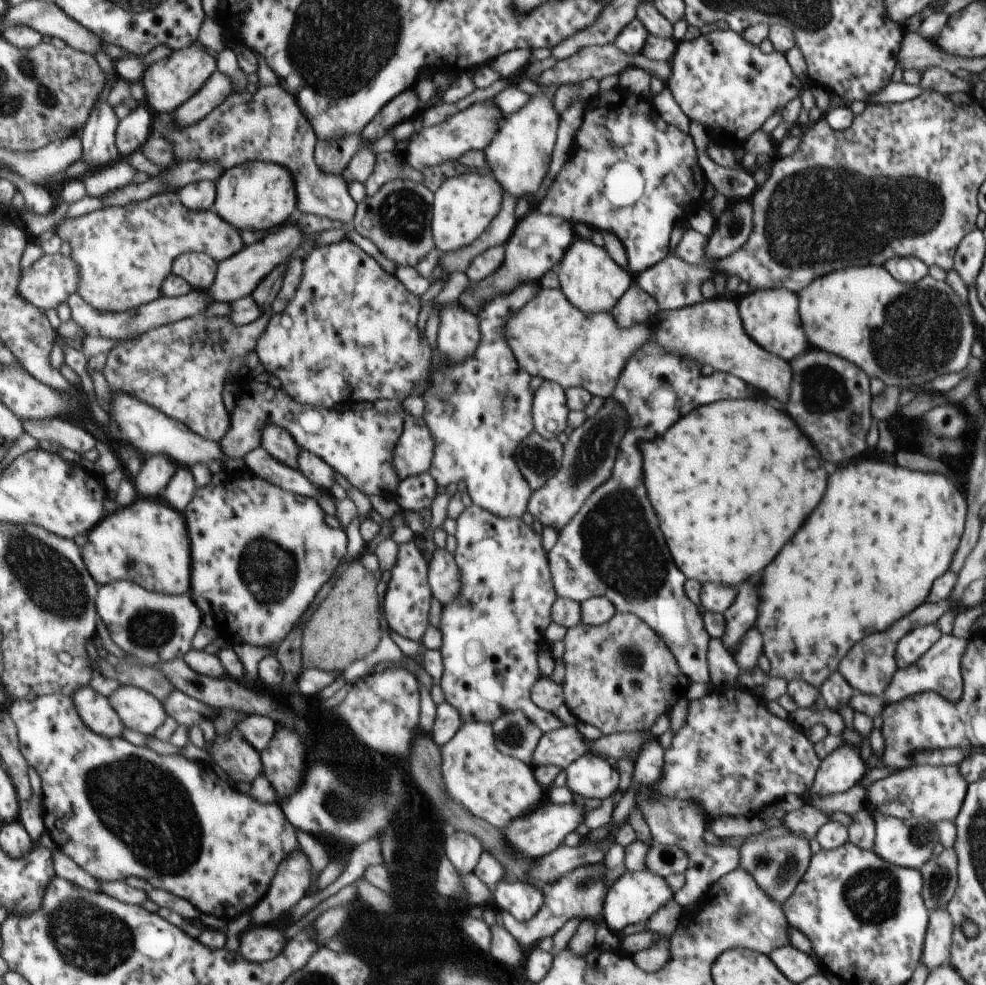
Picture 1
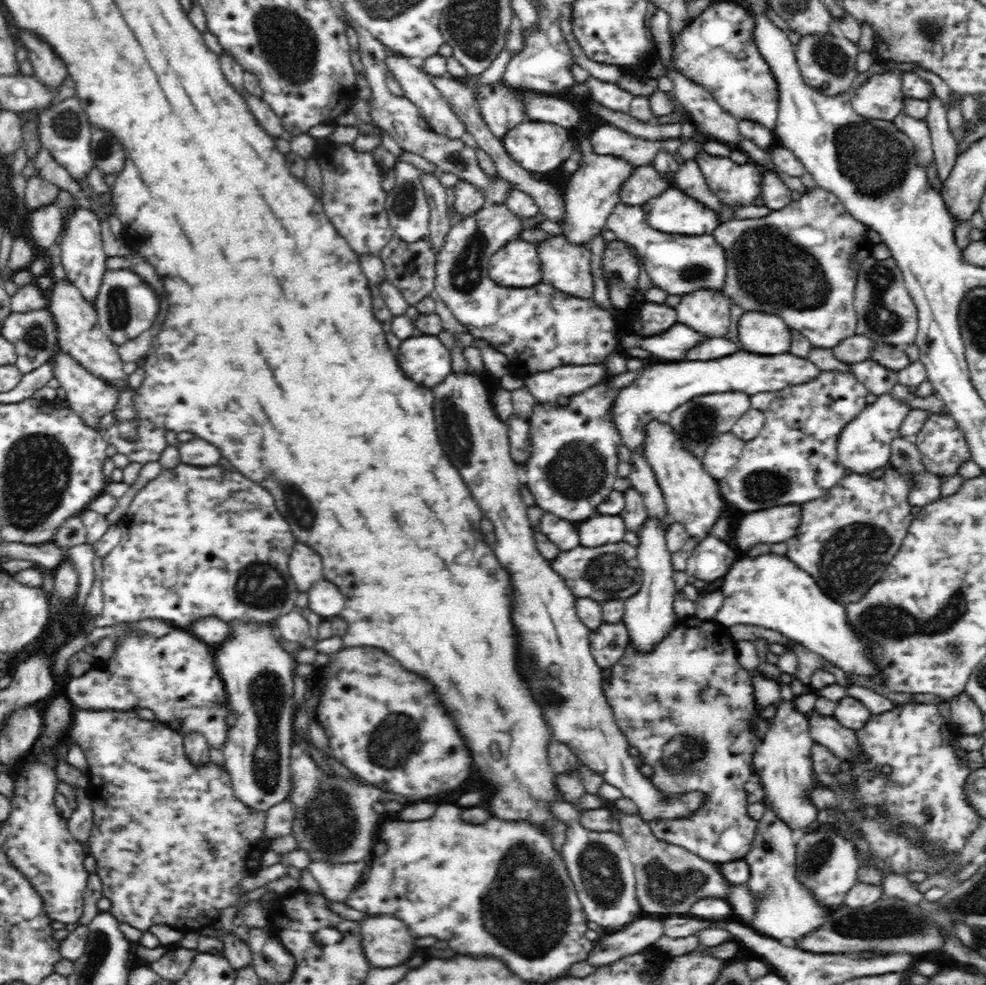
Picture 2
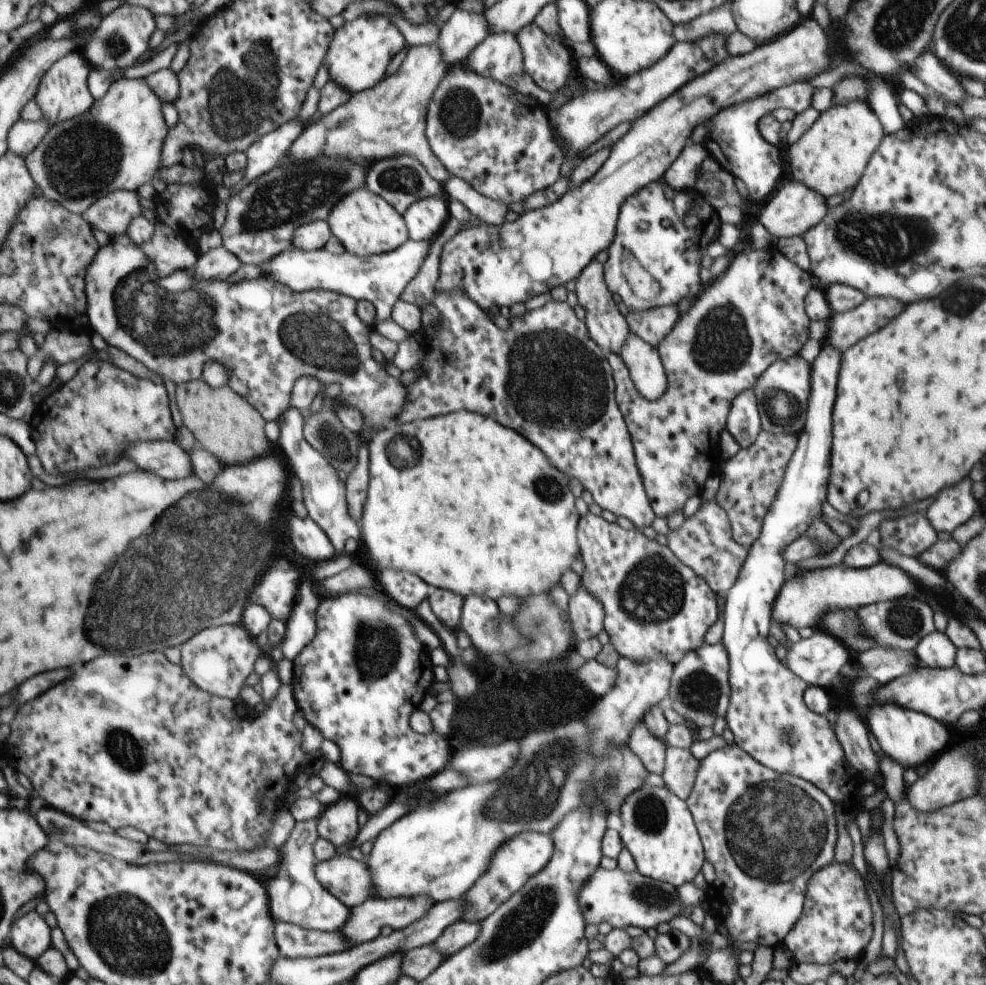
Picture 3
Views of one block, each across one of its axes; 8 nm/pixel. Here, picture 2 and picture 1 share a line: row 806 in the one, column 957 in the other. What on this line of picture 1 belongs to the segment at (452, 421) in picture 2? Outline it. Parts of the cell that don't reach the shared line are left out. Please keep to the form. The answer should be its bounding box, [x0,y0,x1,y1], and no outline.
[885,635,968,703]

